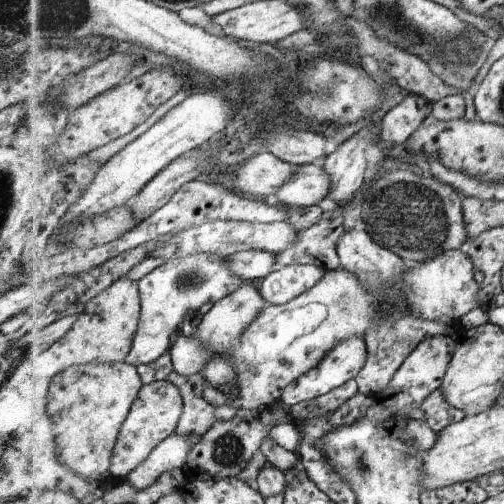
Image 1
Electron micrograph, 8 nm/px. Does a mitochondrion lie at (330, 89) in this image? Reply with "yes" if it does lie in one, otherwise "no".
yes

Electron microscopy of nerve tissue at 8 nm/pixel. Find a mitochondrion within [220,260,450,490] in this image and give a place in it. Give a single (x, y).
(362, 467)

